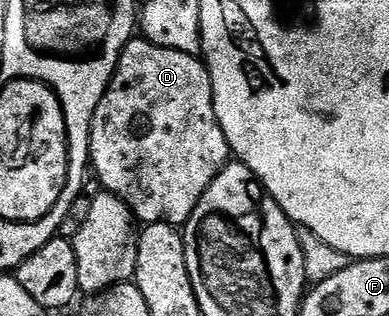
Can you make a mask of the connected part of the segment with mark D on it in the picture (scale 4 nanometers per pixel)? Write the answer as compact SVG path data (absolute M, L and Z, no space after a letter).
M144 38L130 40L128 46L121 52L113 81L109 84L109 89L103 94L103 98L93 115L93 125L89 131L89 159L92 171L95 176L97 172L98 178L101 179L100 187L104 191L110 192L111 195L118 196L142 225L171 224L183 226L187 223L195 210L195 206L199 206L199 198L203 198L207 186L211 186L213 179L225 169L226 164L230 163L231 160L229 143L223 134L223 126L219 126L219 118L215 114L213 83L208 68L197 56L192 56L186 52L164 48Z

